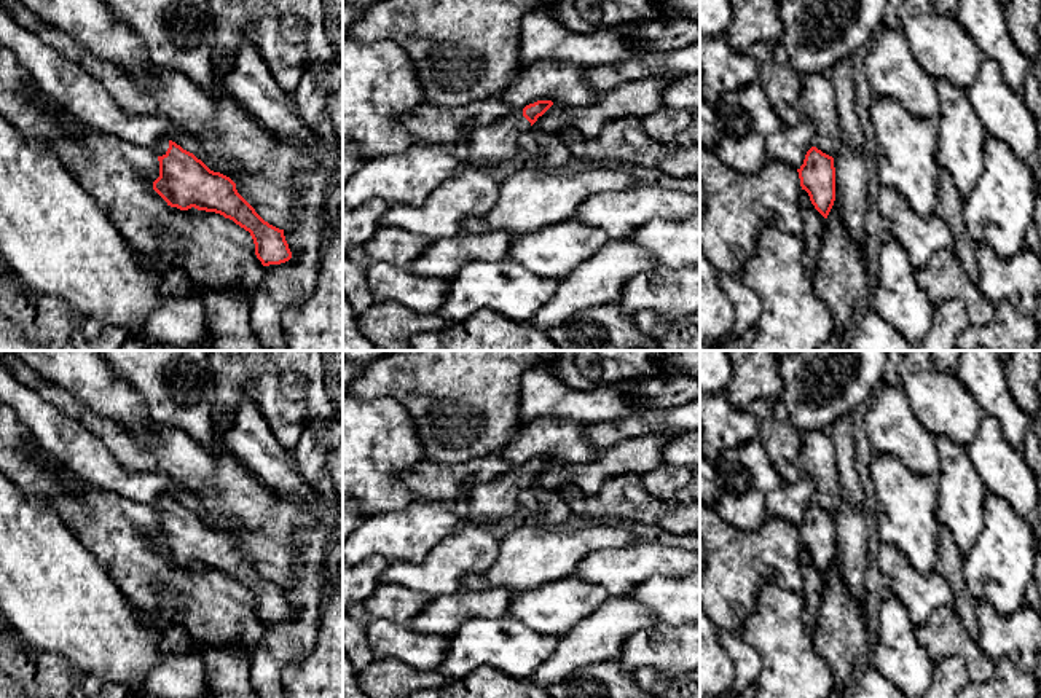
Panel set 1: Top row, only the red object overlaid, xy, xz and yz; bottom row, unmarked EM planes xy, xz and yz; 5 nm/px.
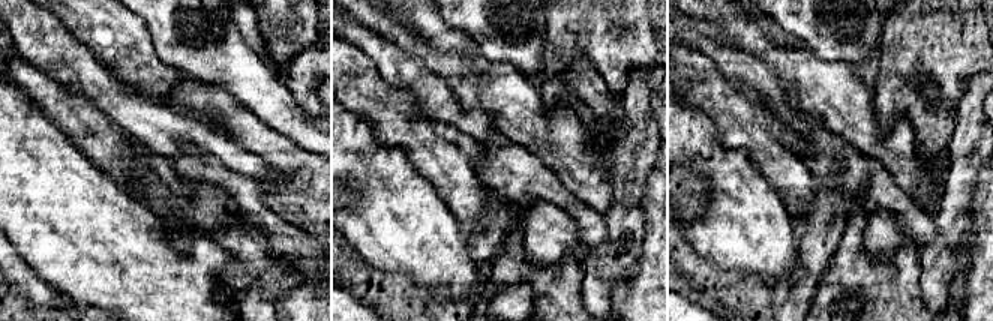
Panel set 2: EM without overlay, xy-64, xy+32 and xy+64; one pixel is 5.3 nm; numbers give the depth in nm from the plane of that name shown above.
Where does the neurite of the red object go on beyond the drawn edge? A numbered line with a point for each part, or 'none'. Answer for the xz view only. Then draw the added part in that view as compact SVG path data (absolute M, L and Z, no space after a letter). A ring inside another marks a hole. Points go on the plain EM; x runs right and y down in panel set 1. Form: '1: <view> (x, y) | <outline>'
1: xz (494, 499) | M523 465L510 469L485 483L475 483L467 488L462 499L469 507L469 516L459 520L459 526L489 527L497 520L509 518L517 510L518 494L531 484L523 473Z

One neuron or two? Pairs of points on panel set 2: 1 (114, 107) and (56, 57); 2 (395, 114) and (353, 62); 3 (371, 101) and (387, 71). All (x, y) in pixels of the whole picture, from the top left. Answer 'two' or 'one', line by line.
1: one
2: one
3: two

